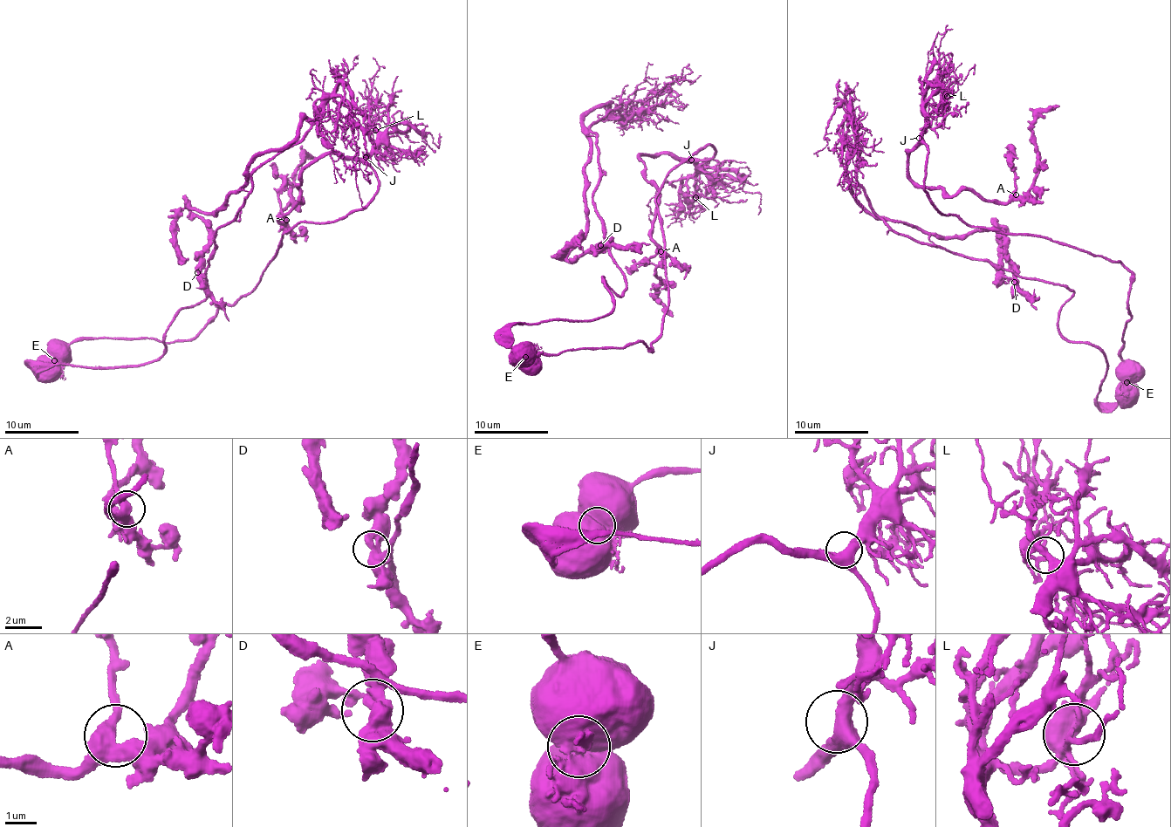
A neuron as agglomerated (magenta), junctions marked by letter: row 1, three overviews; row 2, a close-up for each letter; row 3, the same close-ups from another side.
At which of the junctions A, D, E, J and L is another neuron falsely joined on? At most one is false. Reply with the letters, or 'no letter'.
E

